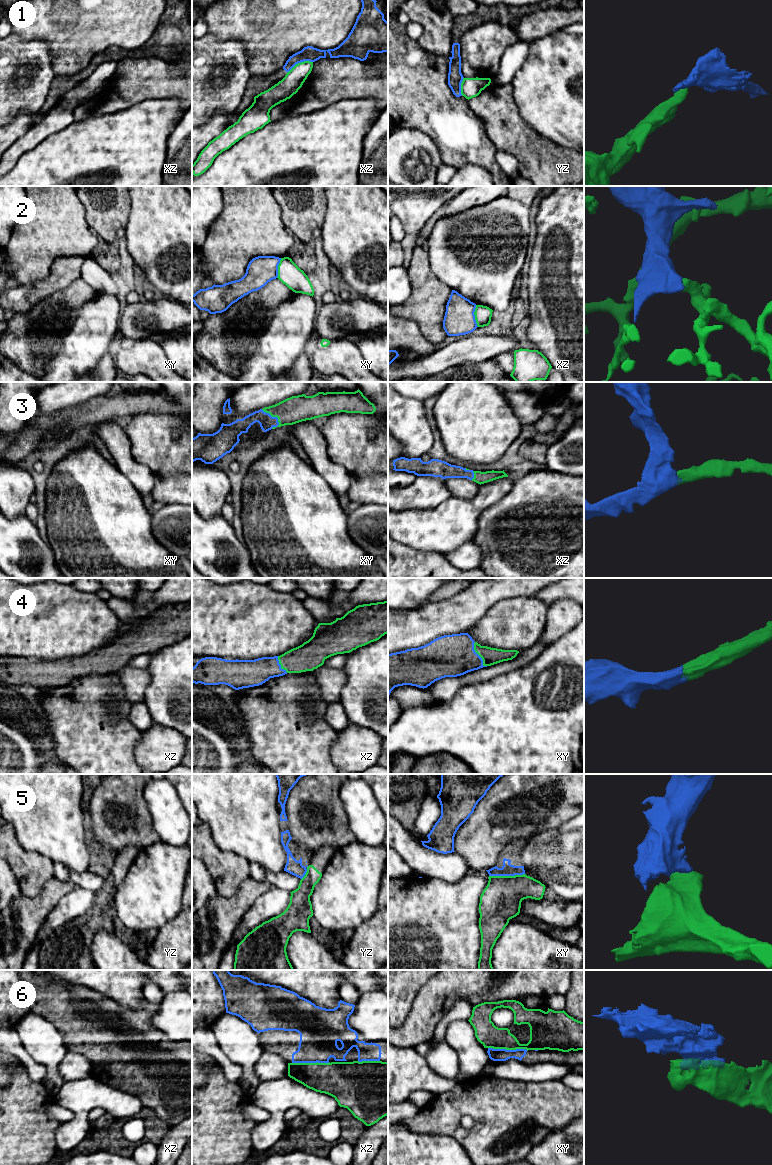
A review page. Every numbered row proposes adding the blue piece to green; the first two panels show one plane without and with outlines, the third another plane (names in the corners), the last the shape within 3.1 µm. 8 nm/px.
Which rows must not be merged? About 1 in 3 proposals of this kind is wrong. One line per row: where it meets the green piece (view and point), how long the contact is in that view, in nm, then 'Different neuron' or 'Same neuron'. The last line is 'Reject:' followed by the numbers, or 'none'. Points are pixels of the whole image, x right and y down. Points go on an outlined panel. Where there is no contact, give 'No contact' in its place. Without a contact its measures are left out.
1: Touches green at xz (299, 63). Shared border 220 nm. Different neuron
2: Touches green at xz (475, 316). Shared border 180 nm. Different neuron
3: Touches green at xy (272, 416). Shared border 200 nm. Same neuron
4: Touches green at xy (478, 654). Shared border 220 nm. Same neuron
5: Touches green at xy (506, 876). Shared border 280 nm. Different neuron
6: Touches green at xy (508, 1049). Shared border 320 nm. Same neuron
Reject: 1, 2, 5

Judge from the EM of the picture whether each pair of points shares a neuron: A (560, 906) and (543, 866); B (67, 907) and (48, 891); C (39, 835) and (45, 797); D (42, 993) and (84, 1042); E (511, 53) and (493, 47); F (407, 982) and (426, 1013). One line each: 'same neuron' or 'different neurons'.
A: different neurons
B: different neurons
C: same neuron
D: same neuron
E: different neurons
F: different neurons

